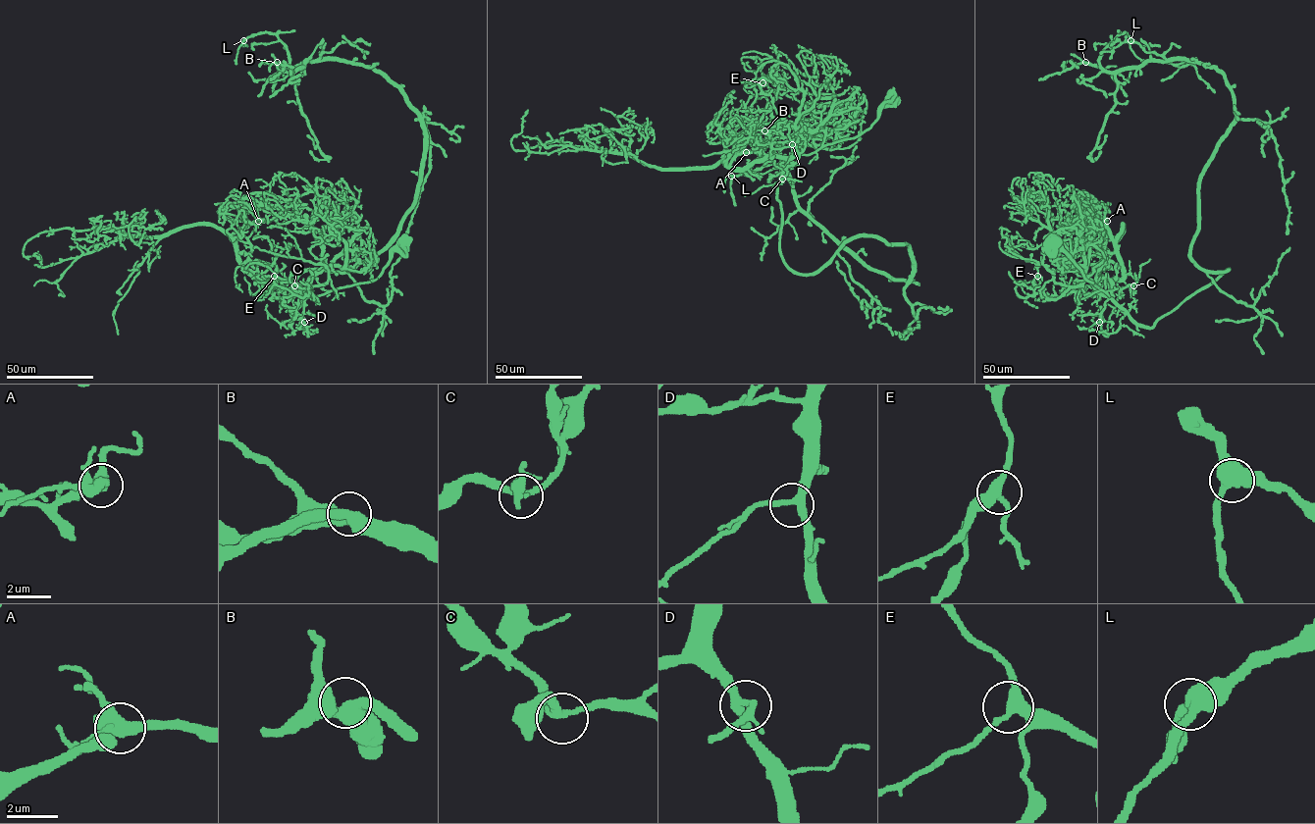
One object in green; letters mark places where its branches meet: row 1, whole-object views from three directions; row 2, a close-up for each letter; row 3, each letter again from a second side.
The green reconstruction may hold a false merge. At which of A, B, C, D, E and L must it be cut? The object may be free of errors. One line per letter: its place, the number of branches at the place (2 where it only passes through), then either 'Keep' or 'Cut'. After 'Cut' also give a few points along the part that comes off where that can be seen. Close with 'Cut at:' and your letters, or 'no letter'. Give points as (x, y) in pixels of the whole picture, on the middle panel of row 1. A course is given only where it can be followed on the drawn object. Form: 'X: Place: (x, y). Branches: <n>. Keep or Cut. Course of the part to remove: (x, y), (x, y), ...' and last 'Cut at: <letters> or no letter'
A: Place: (746, 152). Branches: 3. Keep
B: Place: (764, 130). Branches: 3. Keep
C: Place: (782, 179). Branches: 3. Keep
D: Place: (792, 144). Branches: 3. Keep
E: Place: (762, 82). Branches: 3. Keep
L: Place: (731, 176). Branches: 3. Keep
Cut at: no letter

